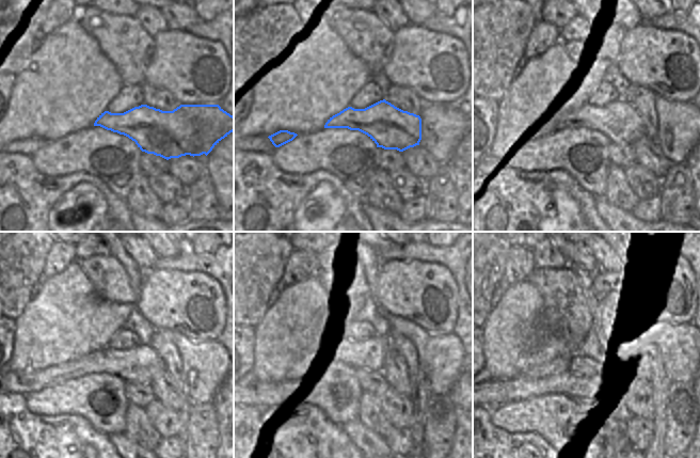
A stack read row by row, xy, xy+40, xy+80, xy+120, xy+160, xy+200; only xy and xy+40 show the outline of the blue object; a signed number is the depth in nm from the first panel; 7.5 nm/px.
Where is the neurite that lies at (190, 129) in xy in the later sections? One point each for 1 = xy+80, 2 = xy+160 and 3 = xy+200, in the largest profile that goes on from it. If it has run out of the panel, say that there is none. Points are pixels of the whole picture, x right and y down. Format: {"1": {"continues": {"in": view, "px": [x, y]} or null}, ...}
{"1": {"continues": {"in": "xy+80", "px": [620, 122]}}, "2": {"continues": {"in": "xy+160", "px": [369, 354]}}, "3": {"continues": {"in": "xy+200", "px": [608, 356]}}}

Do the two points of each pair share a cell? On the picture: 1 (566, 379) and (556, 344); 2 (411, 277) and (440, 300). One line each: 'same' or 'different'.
1: different
2: same

